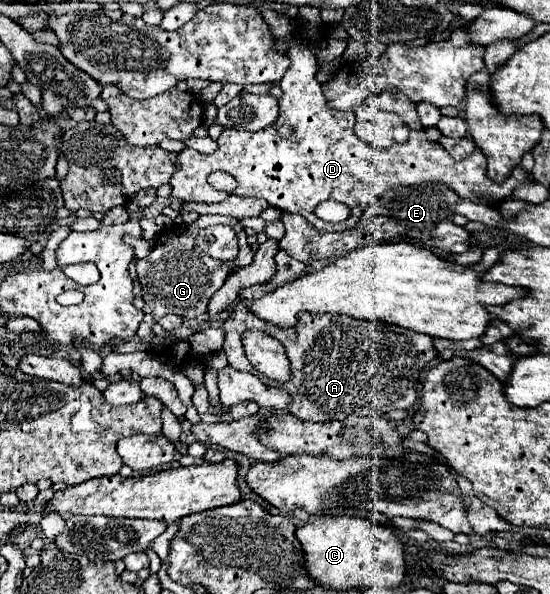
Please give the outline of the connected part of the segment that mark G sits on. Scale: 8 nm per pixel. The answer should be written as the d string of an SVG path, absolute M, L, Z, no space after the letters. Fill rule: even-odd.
M214 215L199 216L195 223L191 225L173 225L161 231L155 247L151 249L151 253L137 261L137 277L143 289L143 313L145 319L141 321L139 329L137 329L137 337L143 341L151 341L151 325L157 323L163 315L179 315L183 319L193 319L193 317L201 317L207 313L207 303L211 299L211 295L225 283L227 275L239 267L247 267L253 261L253 249L247 243L247 235L241 223L231 221L233 217L224 215L215 215L216 224L235 225L237 237L239 237L239 255L237 259L233 259L233 263L217 263L215 259L204 255L201 259L193 259L193 247L195 239L199 232L207 227L214 225ZM226 219L226 223L223 223Z

